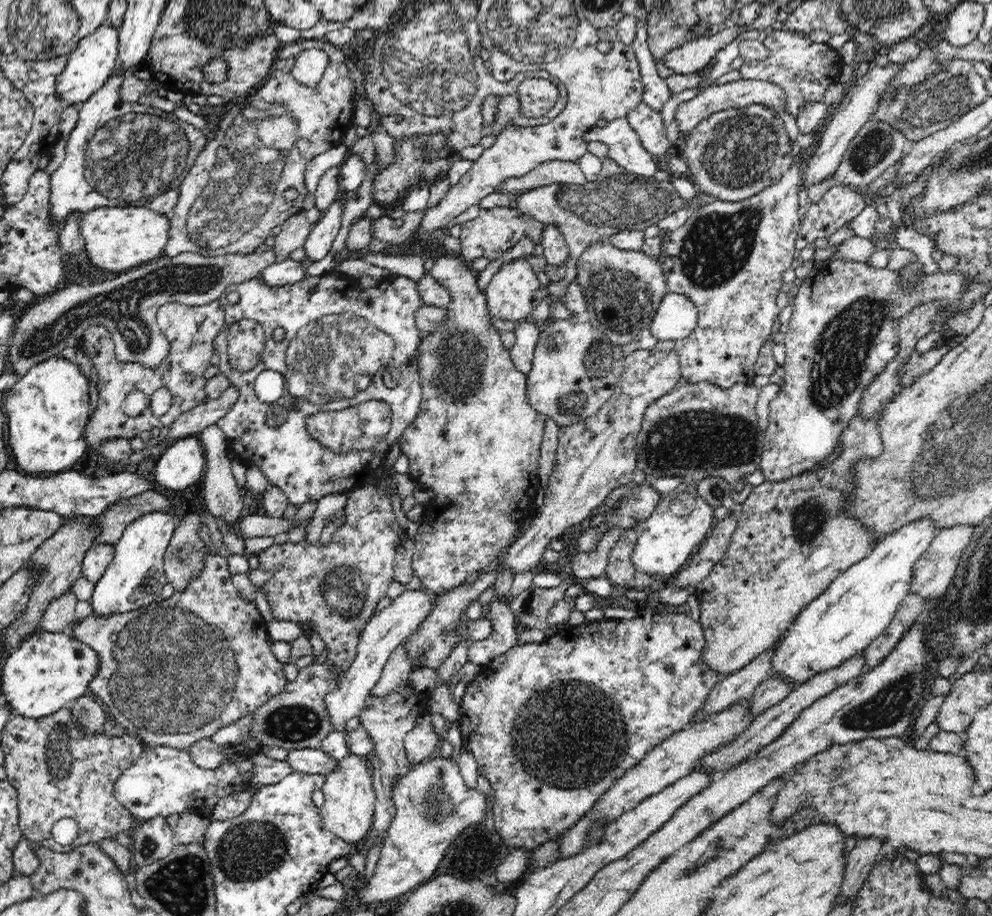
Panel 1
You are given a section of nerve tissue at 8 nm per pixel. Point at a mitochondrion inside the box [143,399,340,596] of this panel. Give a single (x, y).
(182, 553)

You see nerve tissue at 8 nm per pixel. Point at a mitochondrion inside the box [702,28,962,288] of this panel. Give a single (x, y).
(874, 147)

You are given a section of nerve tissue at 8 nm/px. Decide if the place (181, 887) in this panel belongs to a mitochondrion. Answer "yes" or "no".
yes

